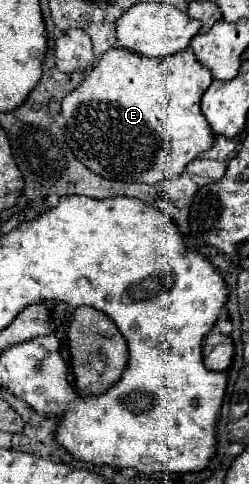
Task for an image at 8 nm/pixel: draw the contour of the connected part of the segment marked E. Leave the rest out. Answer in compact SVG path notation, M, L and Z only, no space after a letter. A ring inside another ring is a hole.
M110 48L100 60L98 64L86 74L82 76L82 82L78 84L78 88L74 88L72 92L68 92L62 100L62 116L66 120L66 142L70 146L70 150L74 152L76 158L82 160L82 164L86 168L90 168L94 174L98 176L104 176L104 178L110 178L110 180L122 180L122 182L144 182L144 184L156 184L156 182L162 182L166 178L172 178L172 176L178 176L184 172L186 164L196 158L198 154L202 154L204 150L208 150L212 144L214 144L214 134L206 122L206 118L202 116L200 112L200 98L202 94L206 92L206 88L210 86L212 82L212 74L208 70L204 70L198 62L196 62L196 56L190 48L174 54L174 56L164 56L164 58L148 58L148 56L140 56L136 52L130 52L130 50L124 50L124 48ZM152 138L158 138L156 146L154 144L148 144Z

